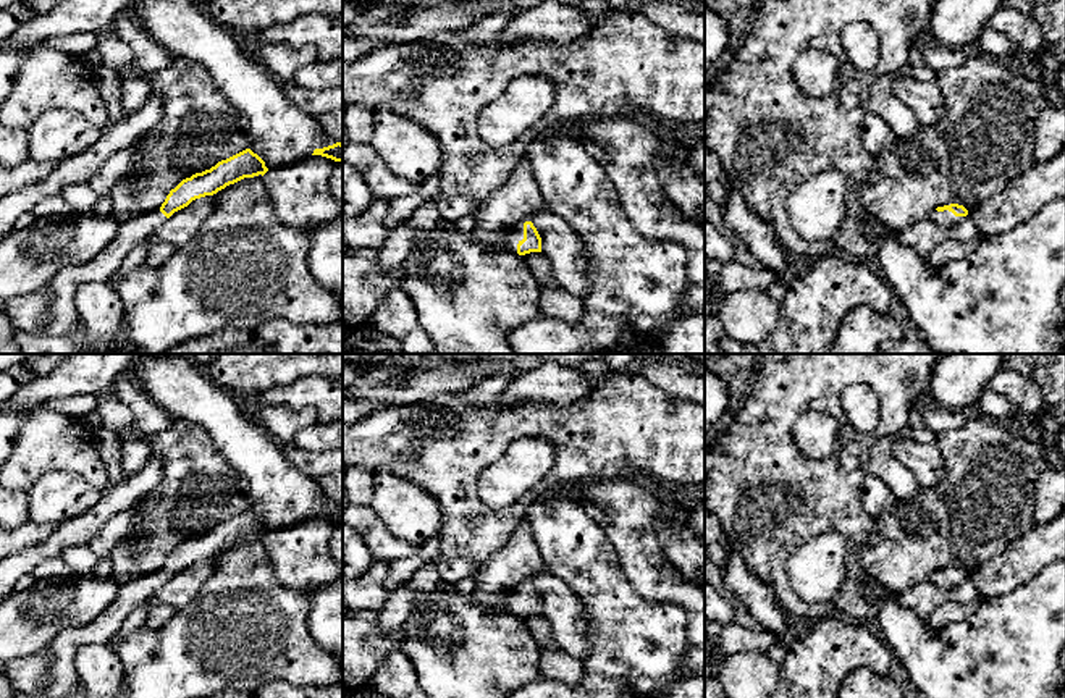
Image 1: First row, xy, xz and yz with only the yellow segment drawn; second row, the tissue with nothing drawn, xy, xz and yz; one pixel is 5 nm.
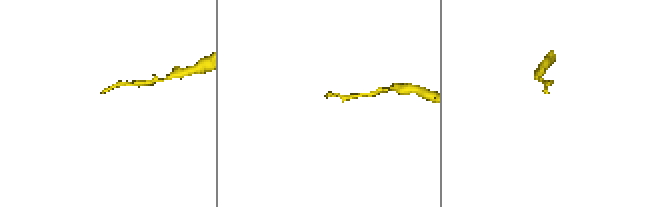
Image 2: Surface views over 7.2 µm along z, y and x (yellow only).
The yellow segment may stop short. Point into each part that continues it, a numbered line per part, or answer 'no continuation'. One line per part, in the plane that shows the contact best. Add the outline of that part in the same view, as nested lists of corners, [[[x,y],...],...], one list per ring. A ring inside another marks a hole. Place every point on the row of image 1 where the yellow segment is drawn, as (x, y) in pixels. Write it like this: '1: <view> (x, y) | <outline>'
1: xz (509, 239) | [[[530,218],[517,221],[501,236],[503,249],[517,254],[517,244],[524,239],[524,223],[532,221]]]

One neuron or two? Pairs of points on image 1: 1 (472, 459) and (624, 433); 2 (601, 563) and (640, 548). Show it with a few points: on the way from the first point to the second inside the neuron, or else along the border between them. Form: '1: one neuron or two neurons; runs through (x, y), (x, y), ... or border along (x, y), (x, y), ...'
1: one neuron; runs through (509, 425), (587, 428)
2: two neurons; border along (598, 524), (616, 551), (623, 574), (635, 590)

